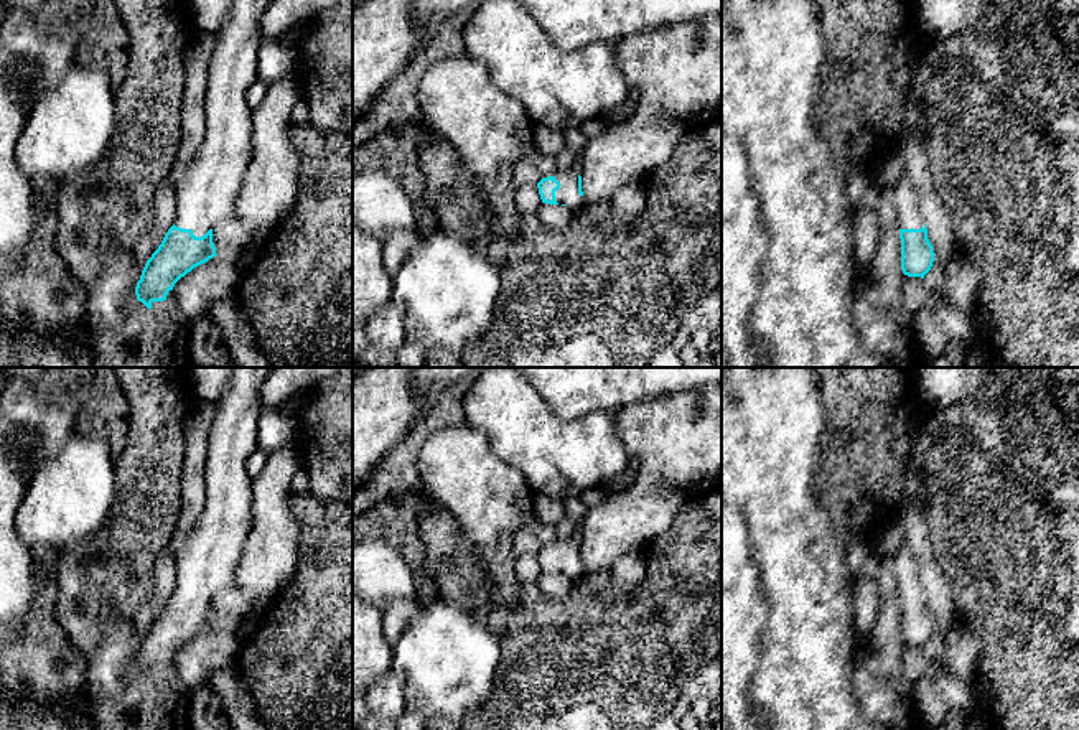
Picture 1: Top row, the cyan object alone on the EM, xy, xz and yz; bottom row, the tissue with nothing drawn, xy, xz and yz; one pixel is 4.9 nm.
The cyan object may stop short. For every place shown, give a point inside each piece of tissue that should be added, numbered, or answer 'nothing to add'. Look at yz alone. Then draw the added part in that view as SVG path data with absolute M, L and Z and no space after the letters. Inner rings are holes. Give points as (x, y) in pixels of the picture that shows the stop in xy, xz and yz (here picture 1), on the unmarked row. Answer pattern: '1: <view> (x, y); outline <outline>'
1: yz (906, 569); outline M903 542L901 549L893 557L896 575L896 593L899 598L921 598L924 588L919 578L919 564L908 545Z

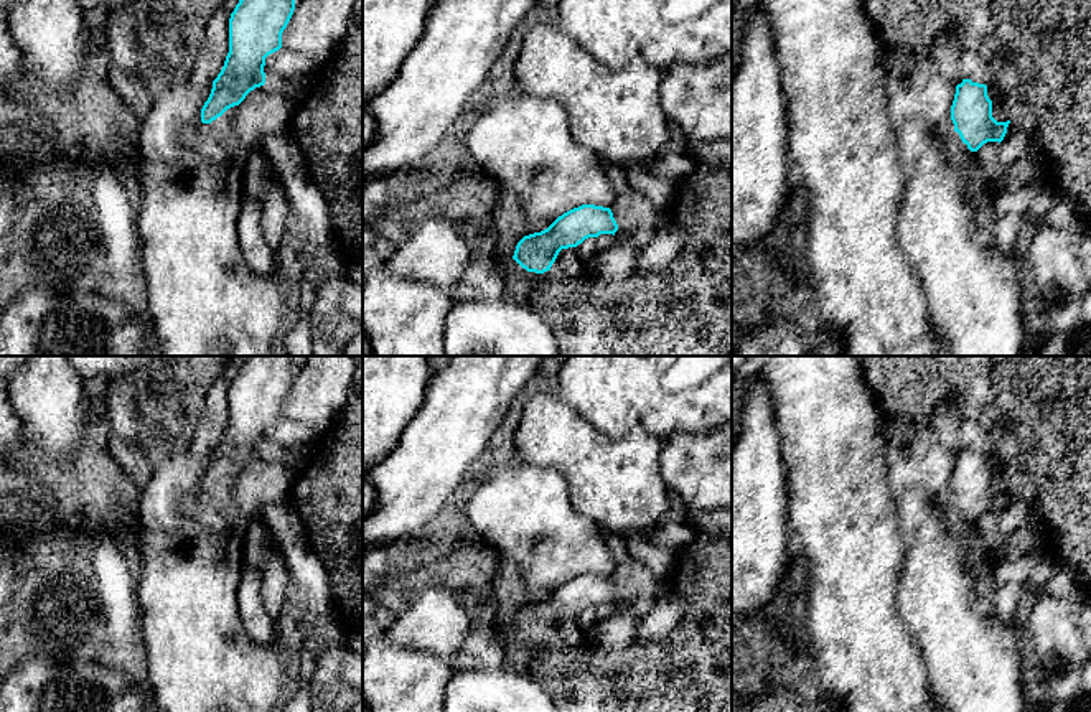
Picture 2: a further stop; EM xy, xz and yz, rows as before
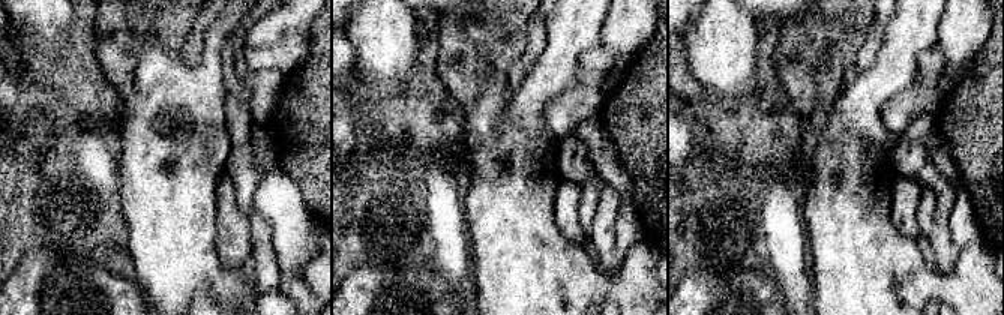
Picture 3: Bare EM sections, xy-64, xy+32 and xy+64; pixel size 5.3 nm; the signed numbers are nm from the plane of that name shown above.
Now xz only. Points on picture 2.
nothing to add

